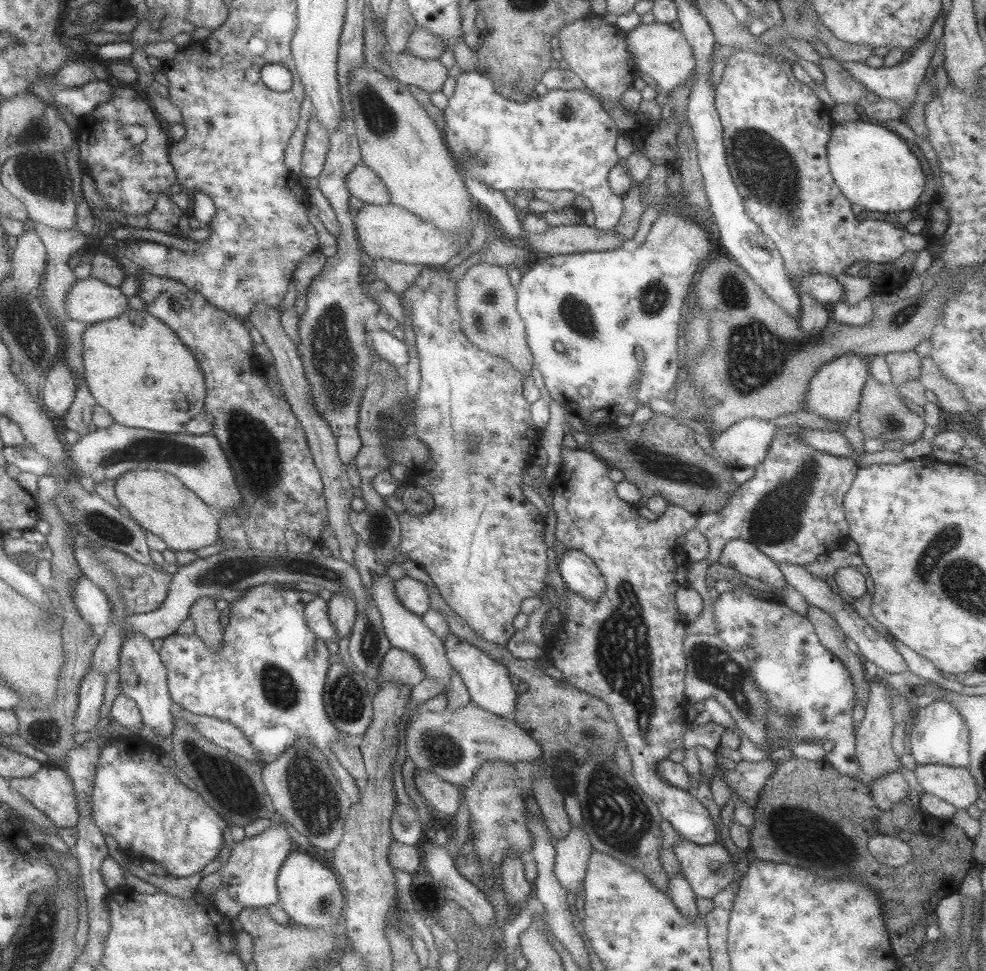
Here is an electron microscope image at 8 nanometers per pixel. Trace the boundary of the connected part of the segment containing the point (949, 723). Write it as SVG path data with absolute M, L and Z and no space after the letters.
M936 700L926 707L917 708L916 722L910 732L910 752L918 764L942 764L953 767L970 766L970 731L954 704Z

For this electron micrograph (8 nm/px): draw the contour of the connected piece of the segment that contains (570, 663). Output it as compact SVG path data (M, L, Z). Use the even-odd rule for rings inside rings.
M566 445L561 446L561 457L562 457L562 466L560 475L557 477L556 481L552 483L551 495L553 498L553 509L556 514L556 530L555 538L556 543L561 544L564 548L577 548L578 550L585 552L601 570L603 577L605 578L605 583L607 587L605 588L604 594L596 602L591 600L586 600L581 594L577 592L572 592L570 588L566 588L566 593L564 599L566 602L566 607L568 610L568 616L565 617L565 621L555 631L556 642L552 640L552 649L548 649L546 656L548 657L550 664L554 665L556 668L559 668L563 673L563 681L576 686L579 690L586 692L592 696L595 696L600 701L603 701L608 709L612 712L612 717L618 725L619 733L622 735L622 740L626 743L626 750L630 757L632 757L632 770L631 773L635 776L638 786L641 790L645 792L656 804L660 812L660 815L664 820L667 820L674 830L680 834L680 836L695 842L696 844L712 844L720 841L719 834L716 831L714 822L710 817L710 814L706 808L698 801L698 798L690 795L688 790L678 789L675 786L672 786L668 781L665 781L657 771L657 765L662 760L667 760L670 756L670 753L675 750L680 750L683 748L682 738L684 735L684 725L689 725L687 721L686 708L688 707L688 699L685 694L685 675L687 672L687 656L684 652L684 628L688 621L681 615L678 605L676 604L676 592L680 588L689 587L688 583L688 566L690 564L689 557L685 554L685 550L680 543L676 541L676 538L682 534L686 534L689 530L695 528L698 524L699 515L692 514L689 510L682 508L678 505L669 505L669 507L662 513L658 520L650 521L644 516L641 516L635 505L626 502L616 495L616 482L613 482L609 478L608 466L600 460L600 458L592 453L588 448L578 448L571 449Z

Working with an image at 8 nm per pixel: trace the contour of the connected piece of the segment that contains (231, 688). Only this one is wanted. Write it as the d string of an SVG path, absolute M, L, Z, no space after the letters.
M265 582L248 587L240 598L229 603L229 624L224 629L219 651L207 647L196 633L174 633L164 639L159 653L167 668L170 696L175 707L234 724L244 732L262 764L279 758L300 736L308 738L328 758L340 786L355 805L359 803L362 786L332 753L332 742L338 740L342 732L332 725L324 707L323 695L331 665L330 650L326 647L326 641L310 630L305 619L306 605L314 596L308 594L308 591L294 588L289 590L278 586L280 583Z

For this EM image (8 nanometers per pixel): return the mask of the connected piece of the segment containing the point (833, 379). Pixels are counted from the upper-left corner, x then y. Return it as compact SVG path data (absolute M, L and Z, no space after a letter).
M850 353L824 363L809 382L809 401L806 410L833 421L849 422L852 413L858 410L865 382L870 375L869 361L868 356Z

